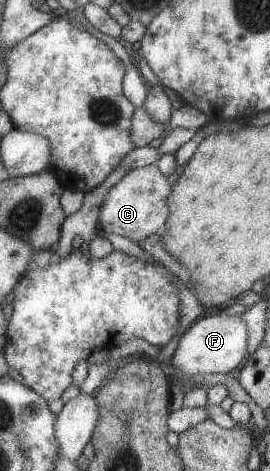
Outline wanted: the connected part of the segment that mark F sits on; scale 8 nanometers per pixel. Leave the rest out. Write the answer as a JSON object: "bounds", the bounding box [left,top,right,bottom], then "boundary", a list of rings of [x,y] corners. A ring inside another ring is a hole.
{"bounds":[167,312,251,375],"boundary":[[[210,312],[197,320],[180,337],[175,352],[167,365],[170,372],[176,375],[199,375],[224,373],[229,375],[230,371],[237,369],[241,363],[245,363],[249,355],[248,340],[251,328],[247,321],[240,315],[217,315]]]}

